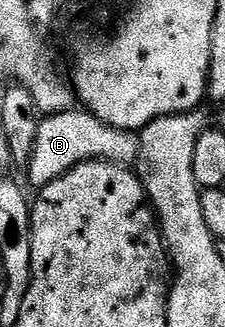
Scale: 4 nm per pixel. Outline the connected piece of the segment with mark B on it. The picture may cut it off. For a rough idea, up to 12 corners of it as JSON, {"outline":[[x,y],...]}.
{"outline":[[86,110],[44,117],[29,180],[40,190],[76,164],[132,165],[139,134]]}

